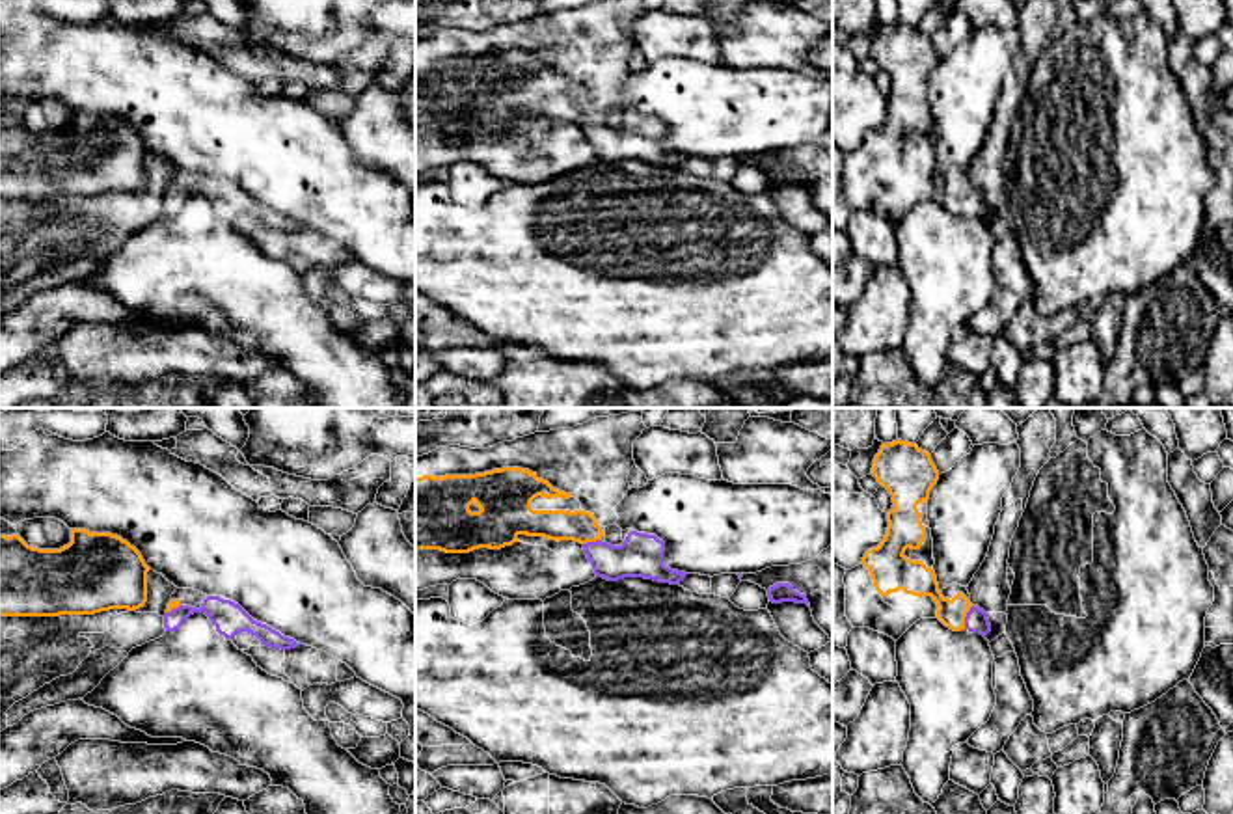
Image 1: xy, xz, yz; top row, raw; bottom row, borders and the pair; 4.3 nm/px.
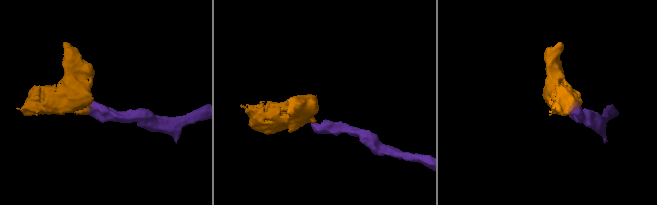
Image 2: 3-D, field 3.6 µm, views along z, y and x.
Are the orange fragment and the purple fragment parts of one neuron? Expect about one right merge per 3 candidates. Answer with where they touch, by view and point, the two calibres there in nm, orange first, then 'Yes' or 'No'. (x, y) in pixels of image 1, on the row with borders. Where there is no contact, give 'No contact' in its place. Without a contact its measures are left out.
Touches orange at yz (965, 615). Thickness 130 nm (orange) against 100 nm. Yes

